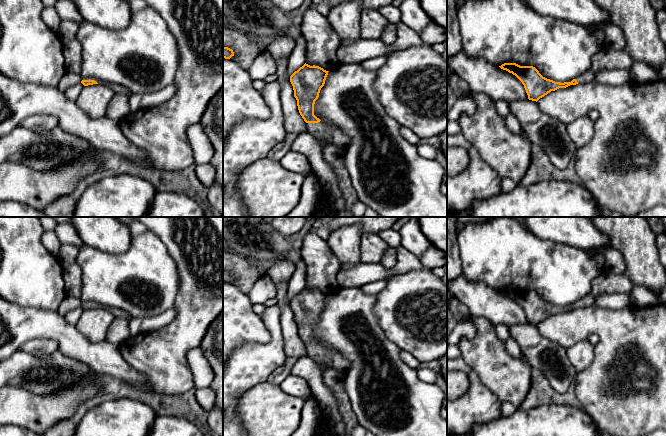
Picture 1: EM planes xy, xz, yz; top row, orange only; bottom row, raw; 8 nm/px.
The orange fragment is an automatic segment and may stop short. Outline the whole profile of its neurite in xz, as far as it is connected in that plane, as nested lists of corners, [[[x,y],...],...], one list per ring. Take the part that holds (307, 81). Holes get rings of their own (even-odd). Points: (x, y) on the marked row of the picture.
[[[304,64],[290,76],[294,97],[300,115],[306,122],[307,131],[317,140],[327,140],[339,149],[344,149],[350,138],[338,128],[328,128],[314,115],[314,104],[325,84],[329,71],[319,66]]]

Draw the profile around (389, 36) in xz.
[[[389,23],[380,38],[385,44],[391,45],[397,40],[397,26]]]

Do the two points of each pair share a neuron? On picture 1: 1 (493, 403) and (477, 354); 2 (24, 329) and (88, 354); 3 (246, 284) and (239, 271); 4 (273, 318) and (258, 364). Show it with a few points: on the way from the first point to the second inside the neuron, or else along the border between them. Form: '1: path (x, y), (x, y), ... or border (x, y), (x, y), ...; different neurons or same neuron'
1: border (474, 371), (478, 378), (501, 402); different neurons
2: path (40, 329), (57, 329), (72, 342); same neuron
3: path (245, 281), (242, 274); same neuron
4: path (275, 329), (275, 347), (269, 353); same neuron

